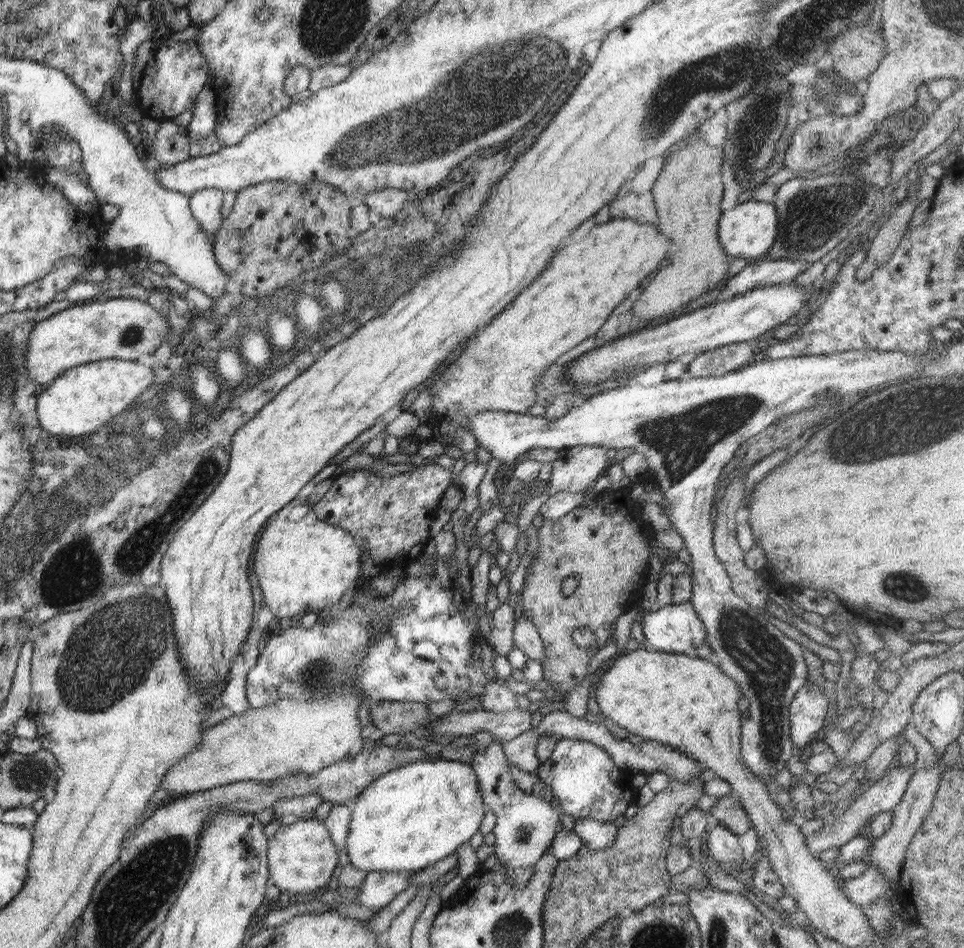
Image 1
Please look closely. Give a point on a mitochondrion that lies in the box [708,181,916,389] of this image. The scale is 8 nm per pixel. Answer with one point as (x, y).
(812, 214)

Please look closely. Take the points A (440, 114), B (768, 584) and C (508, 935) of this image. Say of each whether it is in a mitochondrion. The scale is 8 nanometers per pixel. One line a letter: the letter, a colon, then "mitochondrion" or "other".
A: mitochondrion
B: other
C: mitochondrion

